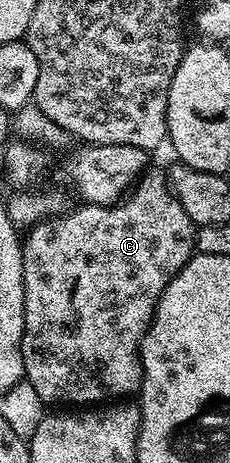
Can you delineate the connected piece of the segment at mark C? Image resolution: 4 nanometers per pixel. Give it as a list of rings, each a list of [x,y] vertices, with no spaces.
[[[154,166],[147,167],[146,171],[142,173],[140,179],[135,183],[134,187],[122,197],[121,200],[116,204],[87,204],[83,203],[82,208],[74,208],[71,212],[63,214],[59,220],[50,220],[51,218],[43,219],[41,222],[33,225],[29,229],[30,232],[25,233],[24,239],[22,240],[22,261],[24,262],[24,334],[22,335],[22,370],[24,373],[25,383],[32,386],[32,390],[36,390],[36,394],[42,399],[43,405],[50,406],[50,404],[58,404],[54,406],[94,406],[99,402],[109,401],[111,398],[130,398],[130,396],[139,391],[142,387],[142,356],[138,353],[138,348],[142,344],[142,335],[148,330],[148,326],[152,322],[154,317],[154,311],[158,305],[158,300],[164,294],[164,290],[168,286],[168,282],[172,279],[176,273],[182,269],[189,261],[191,256],[195,255],[196,249],[194,246],[194,234],[196,226],[192,222],[192,218],[188,218],[188,214],[184,214],[184,206],[180,206],[180,202],[174,196],[174,193],[170,190],[168,183],[168,176],[165,171],[162,172]]]

